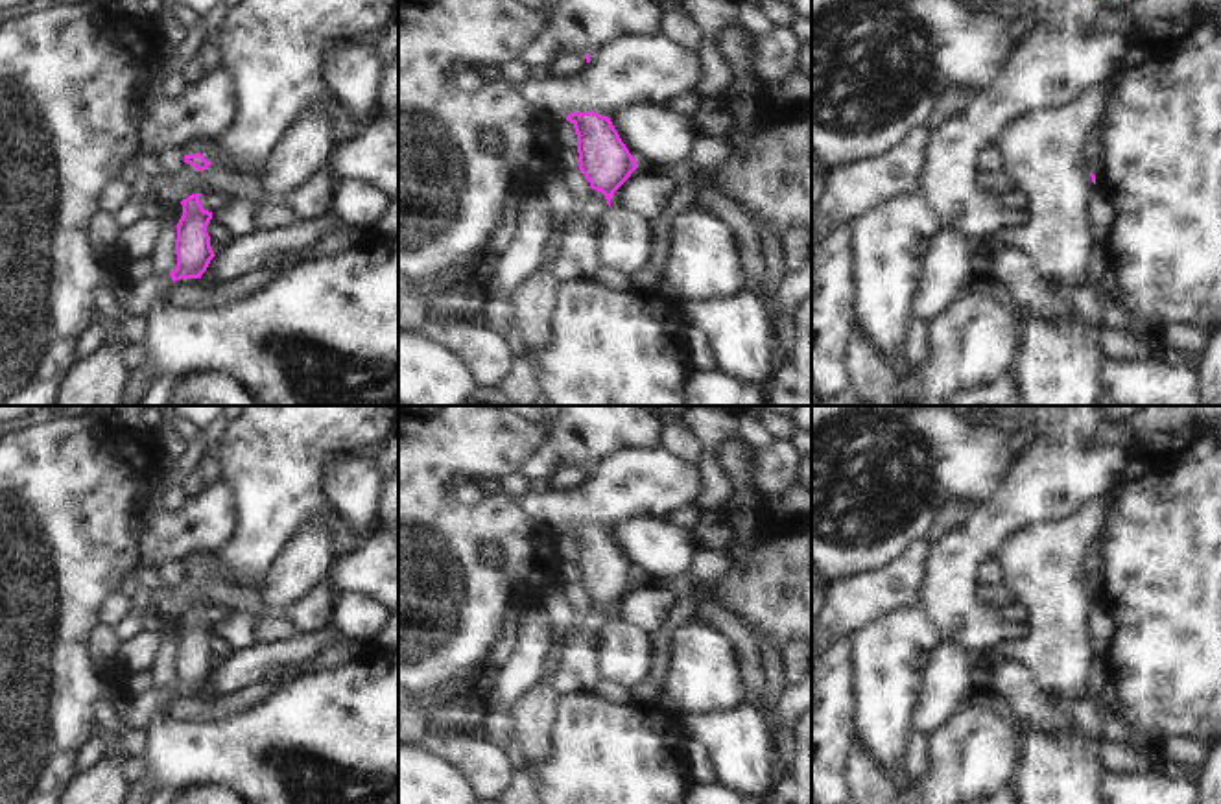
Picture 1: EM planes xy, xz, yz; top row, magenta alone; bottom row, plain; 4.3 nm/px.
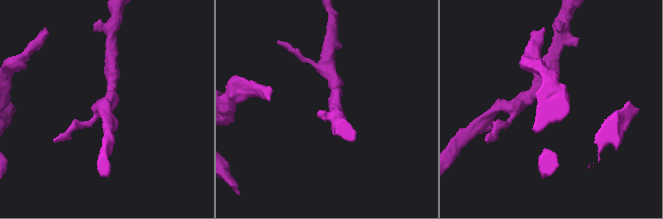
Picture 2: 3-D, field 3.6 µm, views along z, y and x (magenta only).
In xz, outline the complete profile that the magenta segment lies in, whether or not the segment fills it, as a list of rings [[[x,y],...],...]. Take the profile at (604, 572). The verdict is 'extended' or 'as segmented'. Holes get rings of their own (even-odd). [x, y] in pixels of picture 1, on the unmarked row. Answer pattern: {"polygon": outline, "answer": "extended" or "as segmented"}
{"polygon": [[[594,524],[570,526],[566,533],[577,548],[579,583],[592,603],[605,609],[607,618],[614,605],[638,581],[636,573],[622,555],[610,531]]], "answer": "as segmented"}

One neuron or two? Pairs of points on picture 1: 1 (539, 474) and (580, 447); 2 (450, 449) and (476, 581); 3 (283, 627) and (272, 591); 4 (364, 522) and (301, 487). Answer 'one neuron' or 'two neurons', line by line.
1: one neuron
2: one neuron
3: two neurons
4: two neurons

